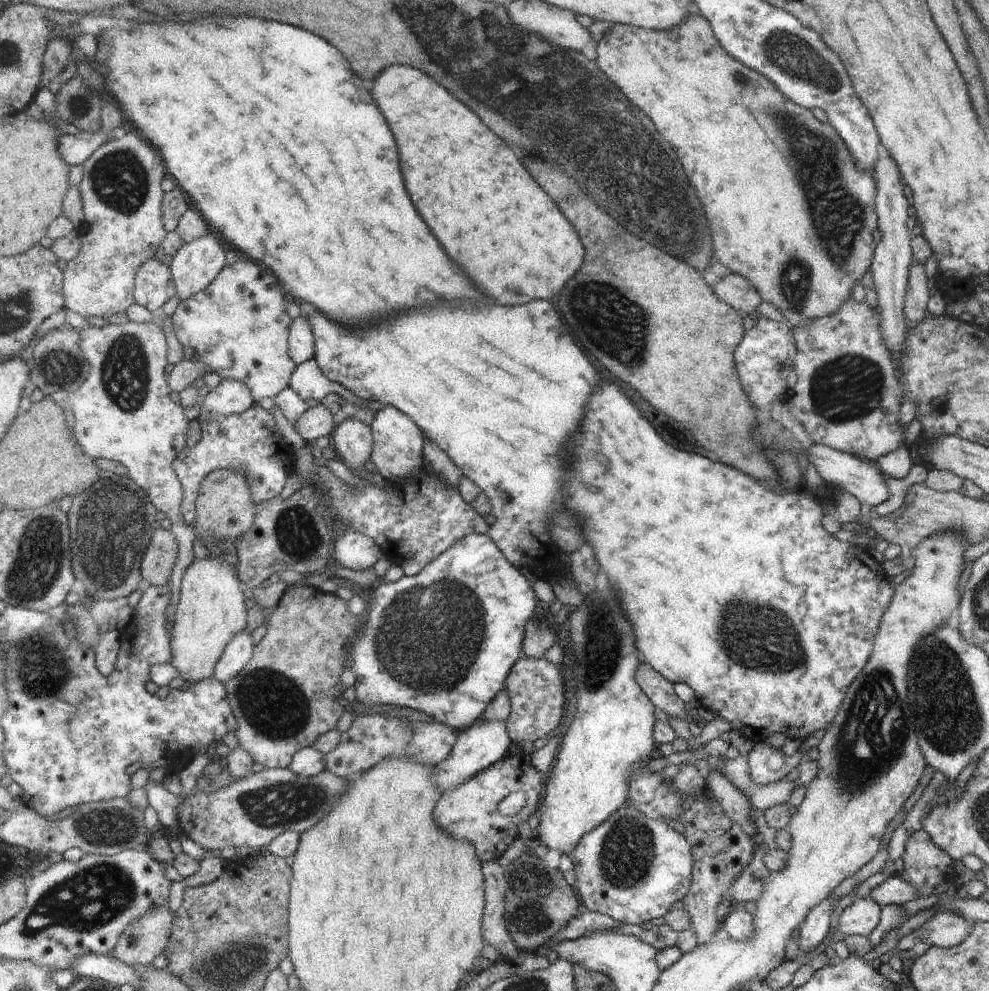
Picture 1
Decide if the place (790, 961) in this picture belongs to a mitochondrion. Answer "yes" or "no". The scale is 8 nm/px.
no

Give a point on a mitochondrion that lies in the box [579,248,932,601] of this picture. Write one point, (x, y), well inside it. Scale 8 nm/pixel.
(850, 387)

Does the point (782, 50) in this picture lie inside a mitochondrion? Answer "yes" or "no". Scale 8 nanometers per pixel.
yes

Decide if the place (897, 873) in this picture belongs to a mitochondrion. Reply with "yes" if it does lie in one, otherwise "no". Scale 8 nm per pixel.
no

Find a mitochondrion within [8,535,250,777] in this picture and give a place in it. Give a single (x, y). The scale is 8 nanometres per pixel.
(43, 668)

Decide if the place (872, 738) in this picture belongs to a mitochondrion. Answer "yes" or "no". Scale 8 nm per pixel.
yes

